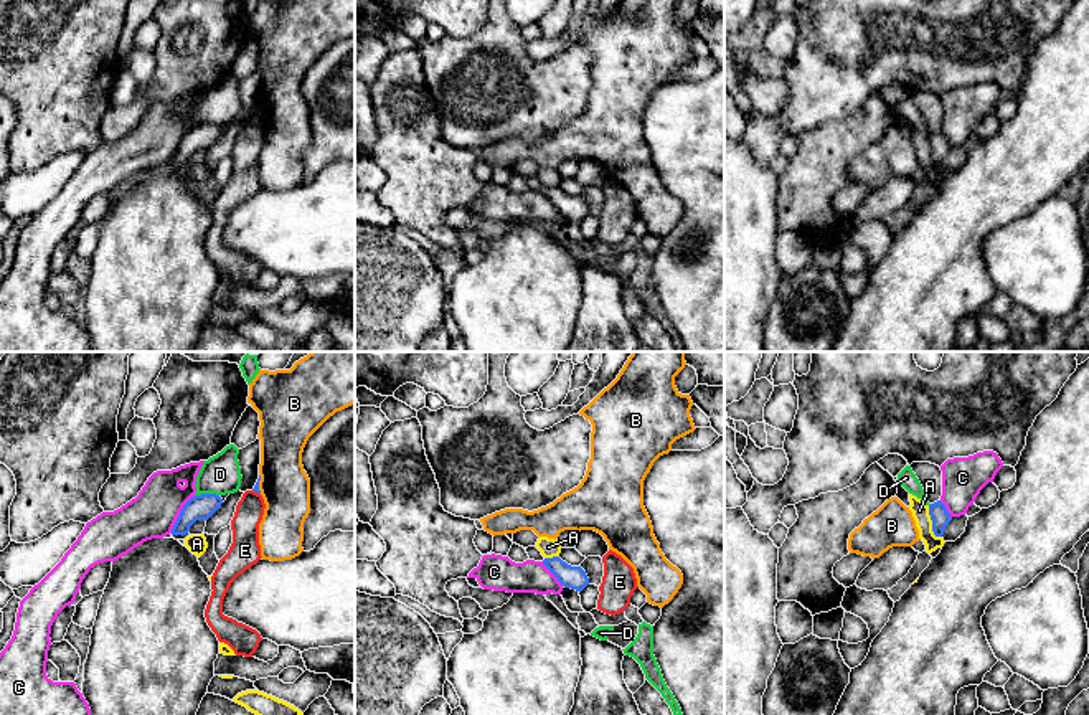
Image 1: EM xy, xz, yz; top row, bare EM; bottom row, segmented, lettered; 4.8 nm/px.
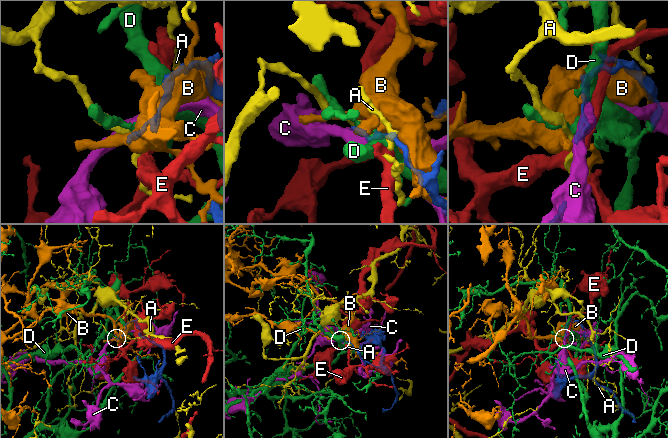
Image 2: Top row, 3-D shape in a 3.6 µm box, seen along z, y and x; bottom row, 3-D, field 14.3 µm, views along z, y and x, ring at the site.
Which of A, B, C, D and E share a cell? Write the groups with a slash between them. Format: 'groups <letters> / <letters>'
groups A / B / C / D / E

